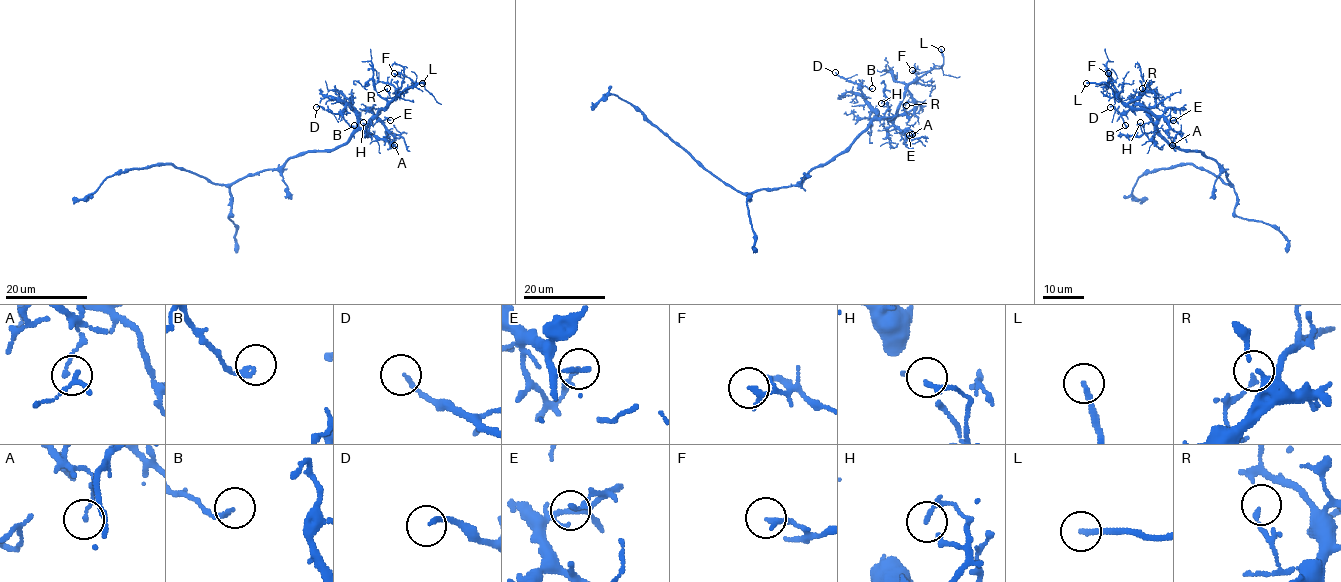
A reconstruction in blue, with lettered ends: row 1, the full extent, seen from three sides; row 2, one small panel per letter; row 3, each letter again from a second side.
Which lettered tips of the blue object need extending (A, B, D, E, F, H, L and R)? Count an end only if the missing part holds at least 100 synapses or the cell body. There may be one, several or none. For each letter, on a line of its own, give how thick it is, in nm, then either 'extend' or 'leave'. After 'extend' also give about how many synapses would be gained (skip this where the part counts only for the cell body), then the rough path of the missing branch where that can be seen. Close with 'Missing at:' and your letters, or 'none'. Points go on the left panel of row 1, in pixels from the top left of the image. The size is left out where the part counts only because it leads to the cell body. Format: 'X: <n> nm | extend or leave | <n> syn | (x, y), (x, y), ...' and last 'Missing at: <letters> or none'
A: 140 nm | leave
B: 160 nm | leave
D: 150 nm | leave
E: 170 nm | leave
F: 130 nm | leave
H: 150 nm | leave
L: 180 nm | extend | (422, 83), (402, 57)
R: 140 nm | leave
Missing at: L

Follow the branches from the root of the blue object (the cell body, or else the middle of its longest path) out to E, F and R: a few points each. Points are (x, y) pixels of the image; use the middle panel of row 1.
E: (790, 185), (796, 185), (812, 169), (825, 165), (841, 154), (873, 120), (888, 119), (905, 141), (909, 135)
F: (790, 185), (841, 154), (873, 120), (891, 119), (905, 89), (933, 68), (912, 70)
R: (790, 185), (841, 154), (873, 120), (891, 119), (908, 91), (912, 101), (906, 105)

